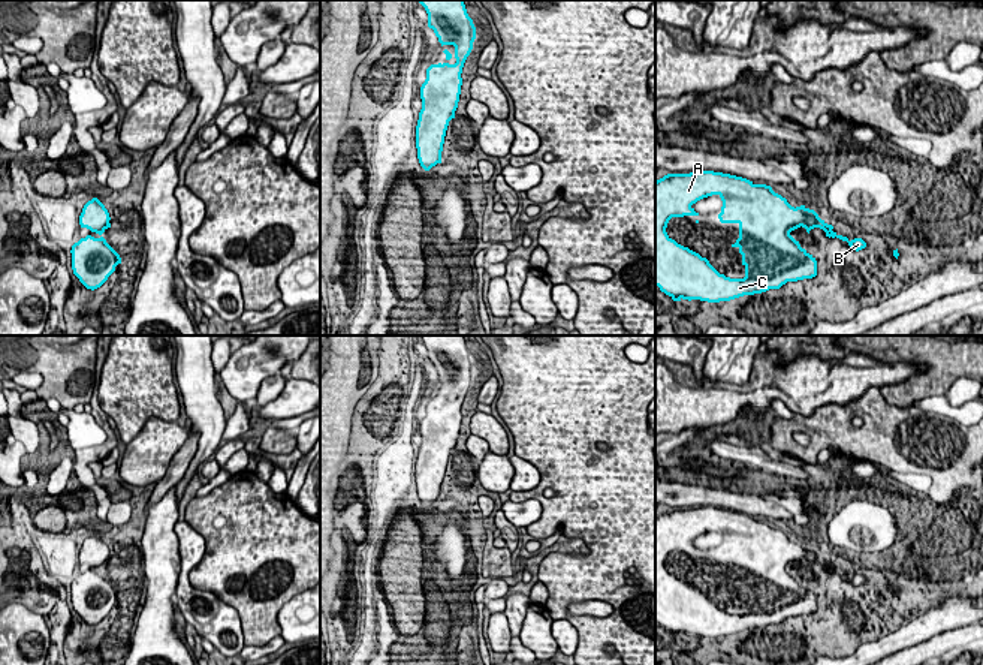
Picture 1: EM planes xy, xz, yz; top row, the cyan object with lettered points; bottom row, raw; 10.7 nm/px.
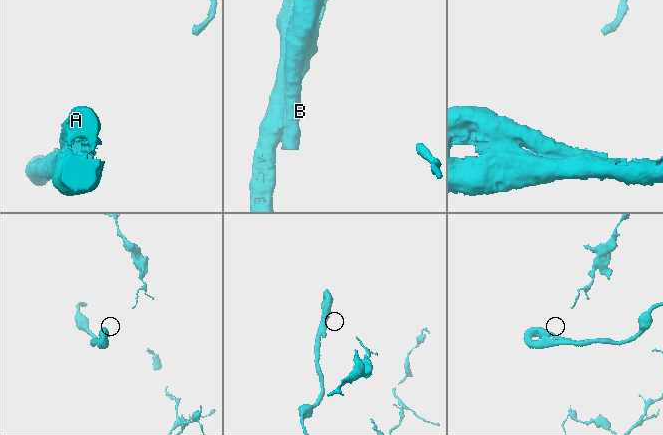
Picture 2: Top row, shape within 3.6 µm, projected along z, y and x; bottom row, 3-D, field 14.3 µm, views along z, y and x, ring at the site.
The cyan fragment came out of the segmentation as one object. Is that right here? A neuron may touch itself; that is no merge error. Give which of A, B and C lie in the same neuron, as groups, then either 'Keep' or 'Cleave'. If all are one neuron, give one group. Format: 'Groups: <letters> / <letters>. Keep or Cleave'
Groups: A B C. Keep

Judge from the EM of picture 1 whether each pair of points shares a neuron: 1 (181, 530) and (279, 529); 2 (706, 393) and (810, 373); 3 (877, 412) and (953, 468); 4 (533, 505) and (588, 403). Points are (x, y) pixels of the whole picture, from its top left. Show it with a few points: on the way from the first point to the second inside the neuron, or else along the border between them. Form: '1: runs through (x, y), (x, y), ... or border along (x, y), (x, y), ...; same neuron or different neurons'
1: border along (184, 520), (204, 539), (204, 556), (195, 566); different neurons
2: runs through (732, 394), (756, 394), (768, 382), (784, 382); same neuron
3: runs through (896, 423), (911, 441), (928, 447), (934, 453); same neuron
4: border along (510, 499), (536, 499), (540, 503), (540, 518); different neurons

